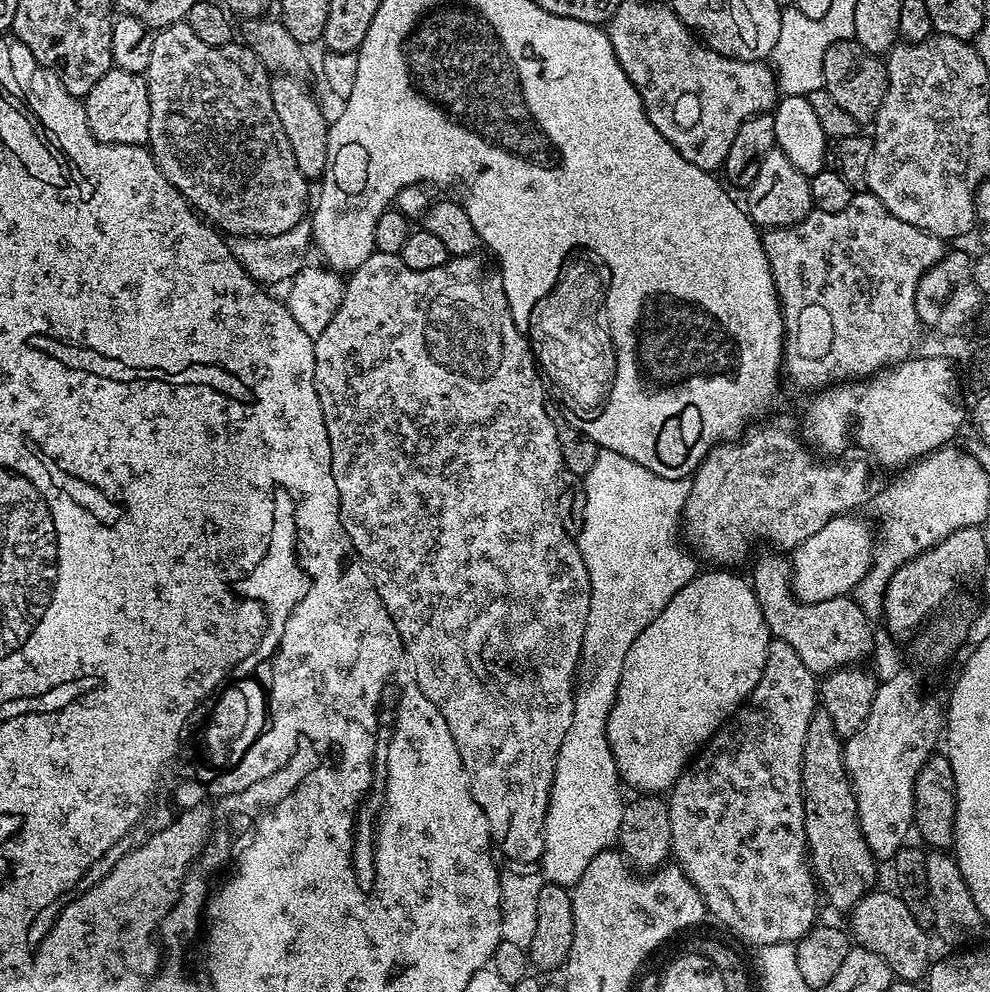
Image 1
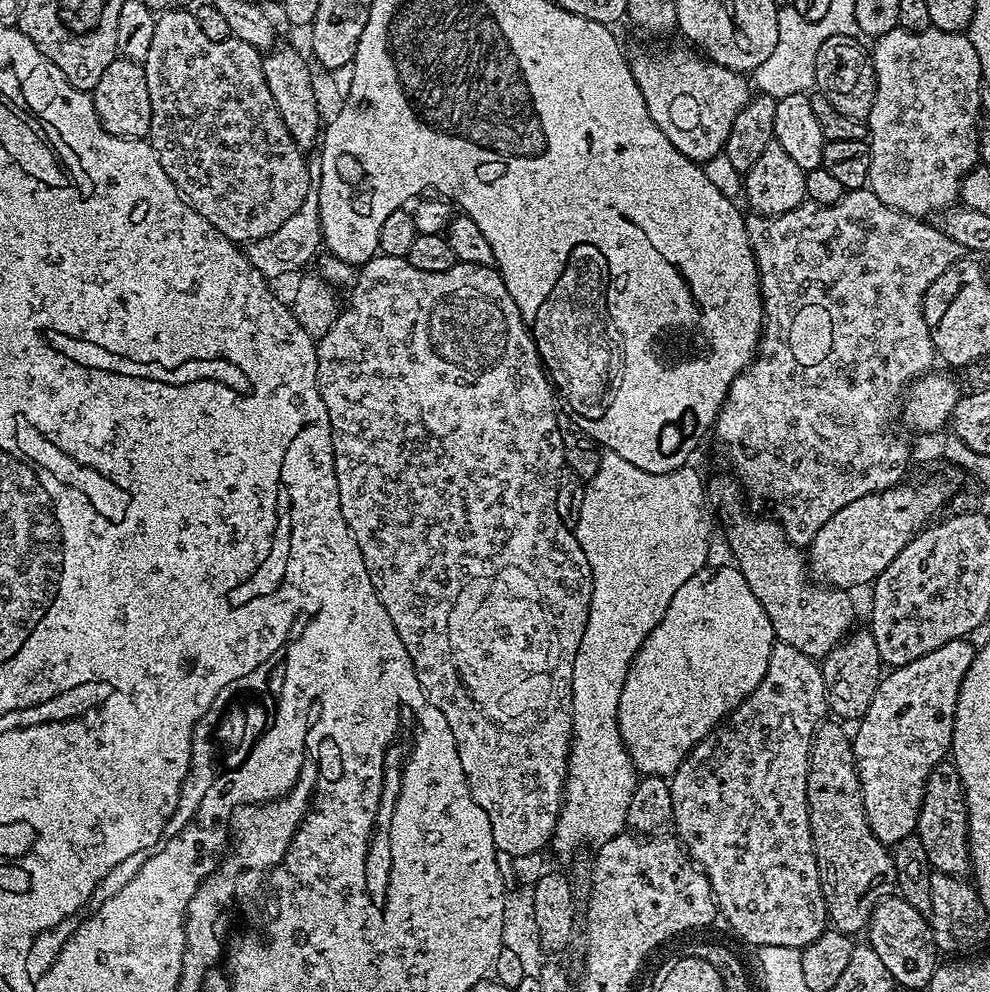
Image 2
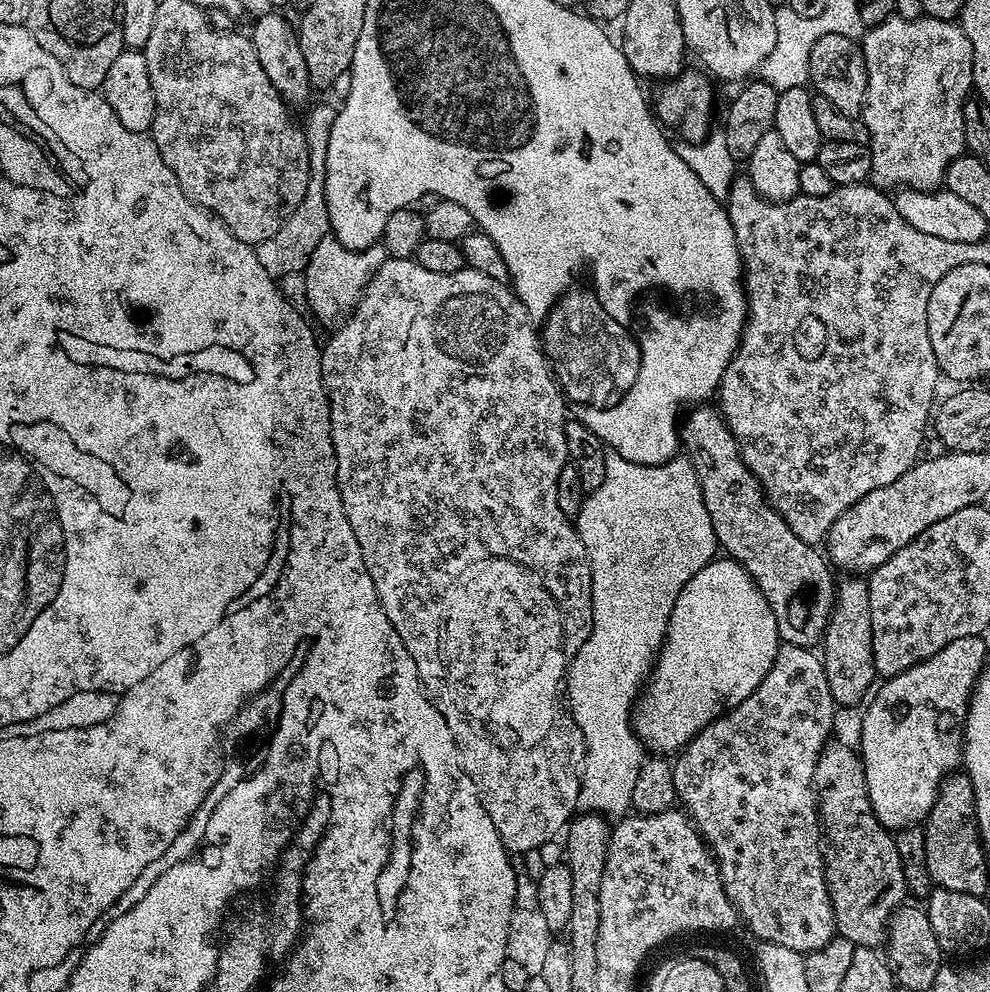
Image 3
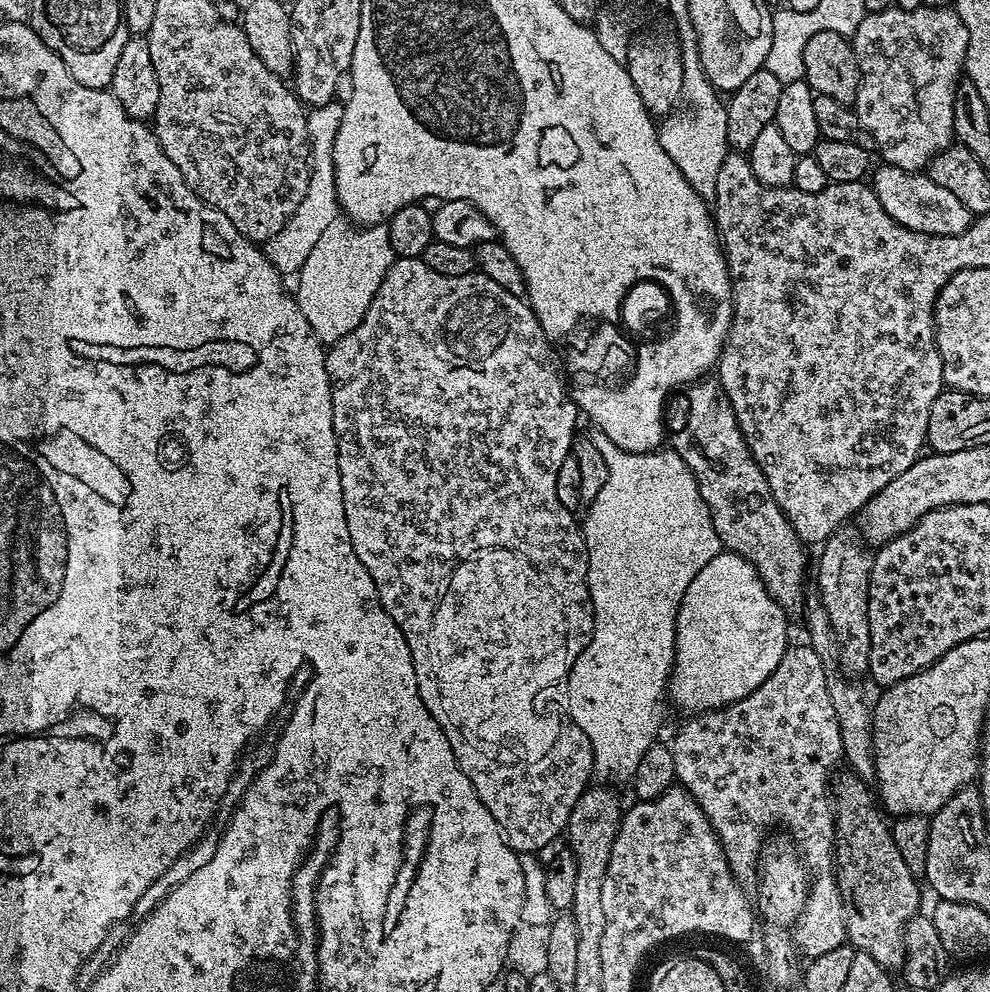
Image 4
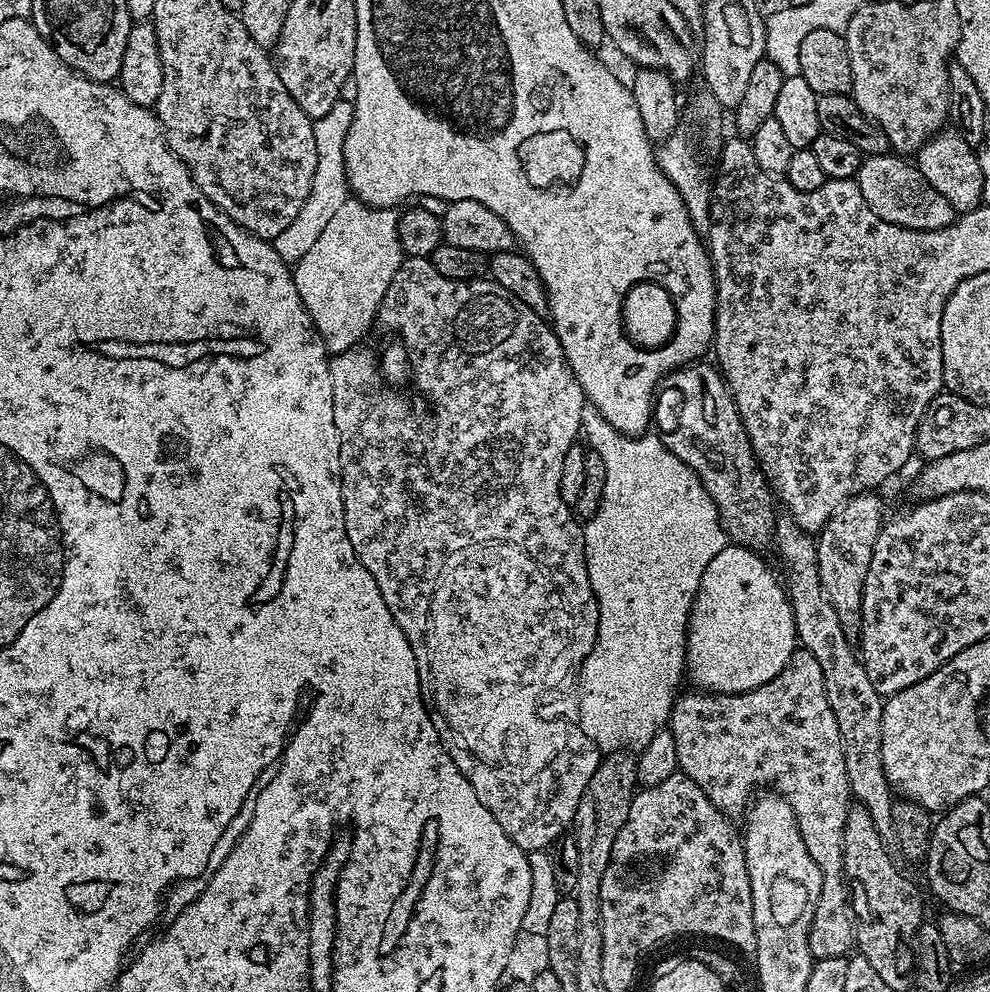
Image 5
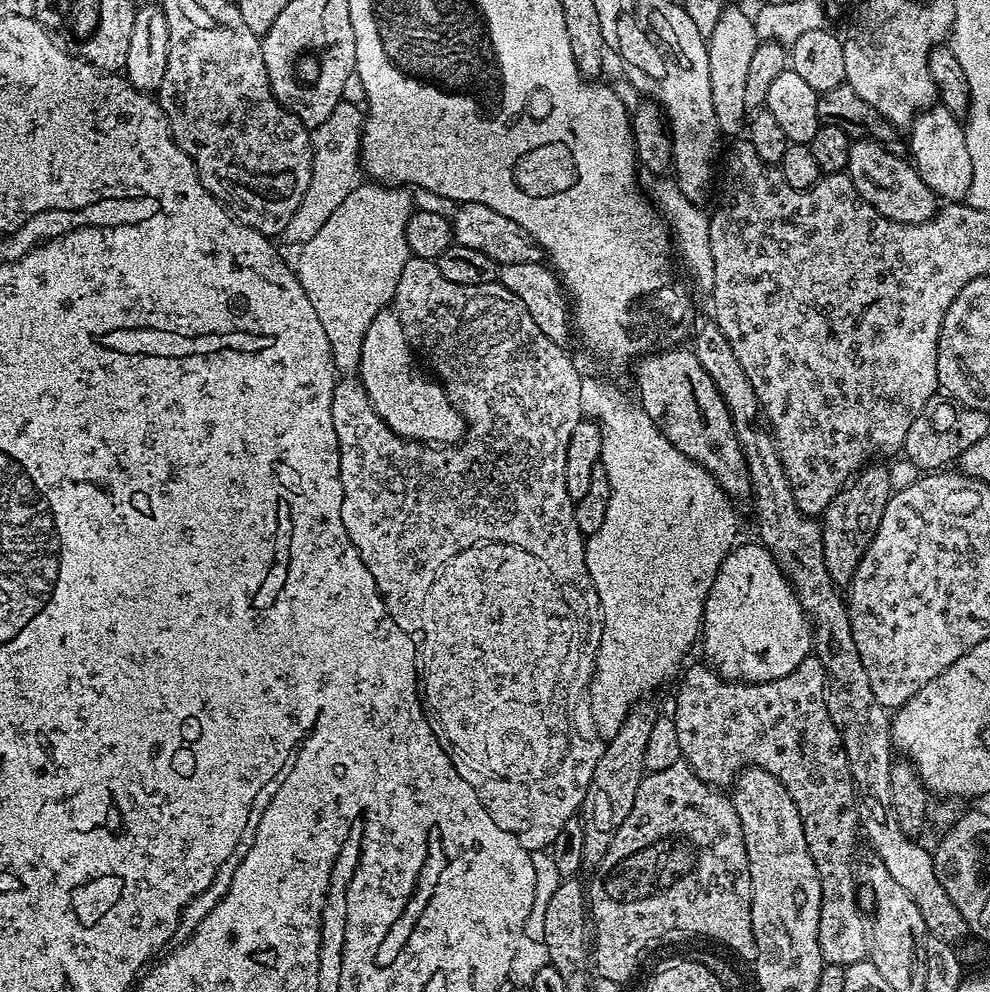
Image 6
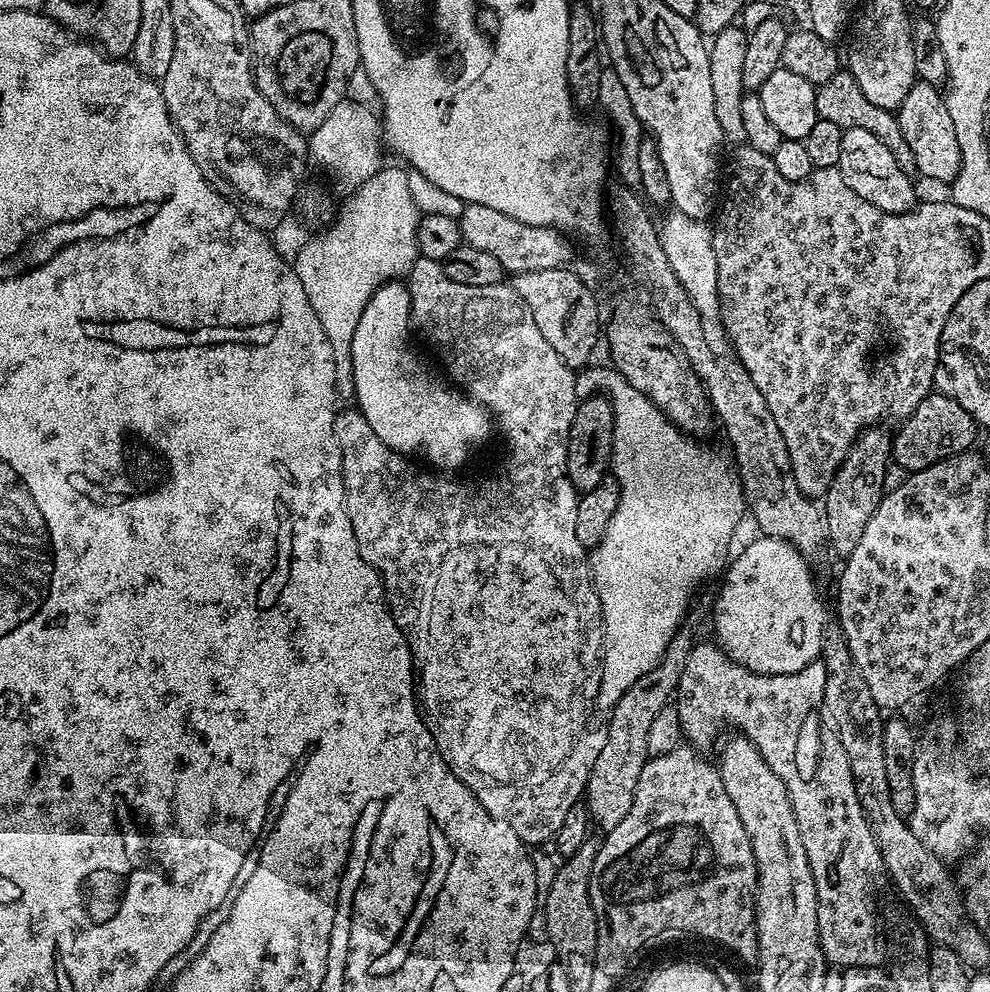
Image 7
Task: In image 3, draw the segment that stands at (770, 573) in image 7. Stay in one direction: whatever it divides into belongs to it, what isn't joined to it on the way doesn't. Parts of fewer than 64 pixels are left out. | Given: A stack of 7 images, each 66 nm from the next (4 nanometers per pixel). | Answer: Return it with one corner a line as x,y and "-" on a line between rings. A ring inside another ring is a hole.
713,558
682,586
682,594
678,594
670,614
664,645
634,705
632,728
649,753
675,753
689,744
710,721
750,698
762,678
766,678
780,649
778,622
774,622
774,610
770,610
766,598
762,598
762,590
758,590
737,560
720,559

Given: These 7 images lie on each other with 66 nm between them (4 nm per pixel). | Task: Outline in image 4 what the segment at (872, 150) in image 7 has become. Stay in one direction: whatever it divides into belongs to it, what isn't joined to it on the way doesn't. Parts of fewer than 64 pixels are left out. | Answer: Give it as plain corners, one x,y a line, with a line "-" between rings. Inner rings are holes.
881,163
879,167
871,173
870,187
882,204
882,210
886,210
886,214
890,214
894,222
915,232
935,236
962,234
962,230
972,225
972,212
962,206
956,195
950,194
950,190
945,190
943,186
938,186
938,182
931,180
923,171
907,172
886,163

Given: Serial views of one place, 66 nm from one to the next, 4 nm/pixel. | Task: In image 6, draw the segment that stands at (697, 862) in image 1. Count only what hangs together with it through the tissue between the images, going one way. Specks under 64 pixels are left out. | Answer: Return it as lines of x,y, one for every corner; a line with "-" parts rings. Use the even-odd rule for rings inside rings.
809,654
800,663
799,668
794,669
790,674
786,674
786,678
778,678
770,682
758,682
757,684
741,684
739,680
725,680
720,673
712,671
711,667
703,667
685,667
683,669
682,675
679,677
679,680
681,679
680,689
676,692
676,712
673,711
671,713
674,726
678,726
678,746
680,747
683,763
688,764
694,770
694,774
698,774
698,778
702,778
702,782
712,785
713,788
723,789
725,786
731,785
735,781
737,772
749,766
761,768
770,774
774,774
774,778
778,778
778,782
782,782
782,786
786,786
790,798
794,798
794,806
798,806
798,814
804,823
806,846
810,846
810,858
814,858
814,866
820,875
822,910
818,918
818,946
820,947
824,963
847,966
865,959
868,954
868,929
866,927
866,917
860,911
859,902
856,901
856,874
854,871
854,861
857,859
856,836
858,840
858,833
861,831
860,816
856,813
856,791
850,778
850,766
846,762
846,750
842,746
842,738
838,734
838,730
834,726
834,722
830,718
828,707
826,706
822,662
818,662
818,658
814,654

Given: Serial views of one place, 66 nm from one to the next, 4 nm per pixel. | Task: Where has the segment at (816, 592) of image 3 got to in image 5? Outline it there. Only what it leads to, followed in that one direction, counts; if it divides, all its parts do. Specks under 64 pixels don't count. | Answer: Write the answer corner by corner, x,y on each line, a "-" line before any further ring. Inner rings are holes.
693,362
677,368
667,377
666,384
673,388
673,397
655,401
654,424
660,428
672,428
676,424
673,432
663,433
664,445
698,474
718,510
720,525
729,541
743,548
764,550
772,544
778,519
778,512
772,509
774,496
768,477
752,449
728,383
711,363
704,363
-
675,399
681,400
677,416

